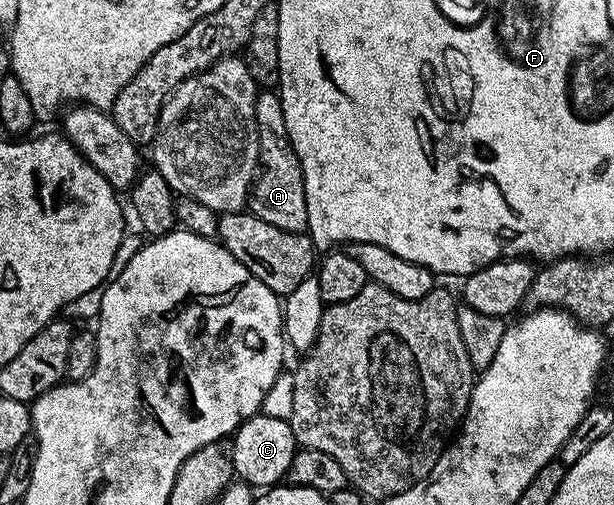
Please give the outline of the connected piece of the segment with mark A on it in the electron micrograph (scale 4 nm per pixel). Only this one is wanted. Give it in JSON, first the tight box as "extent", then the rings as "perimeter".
{"extent":[248,92,309,233],"perimeter":[[[258,92],[255,103],[255,123],[259,131],[261,150],[257,160],[259,172],[253,178],[253,187],[249,190],[248,212],[271,223],[271,227],[279,227],[283,231],[292,233],[306,232],[309,224],[307,223],[307,195],[303,183],[303,171],[289,142],[280,92]]]}

